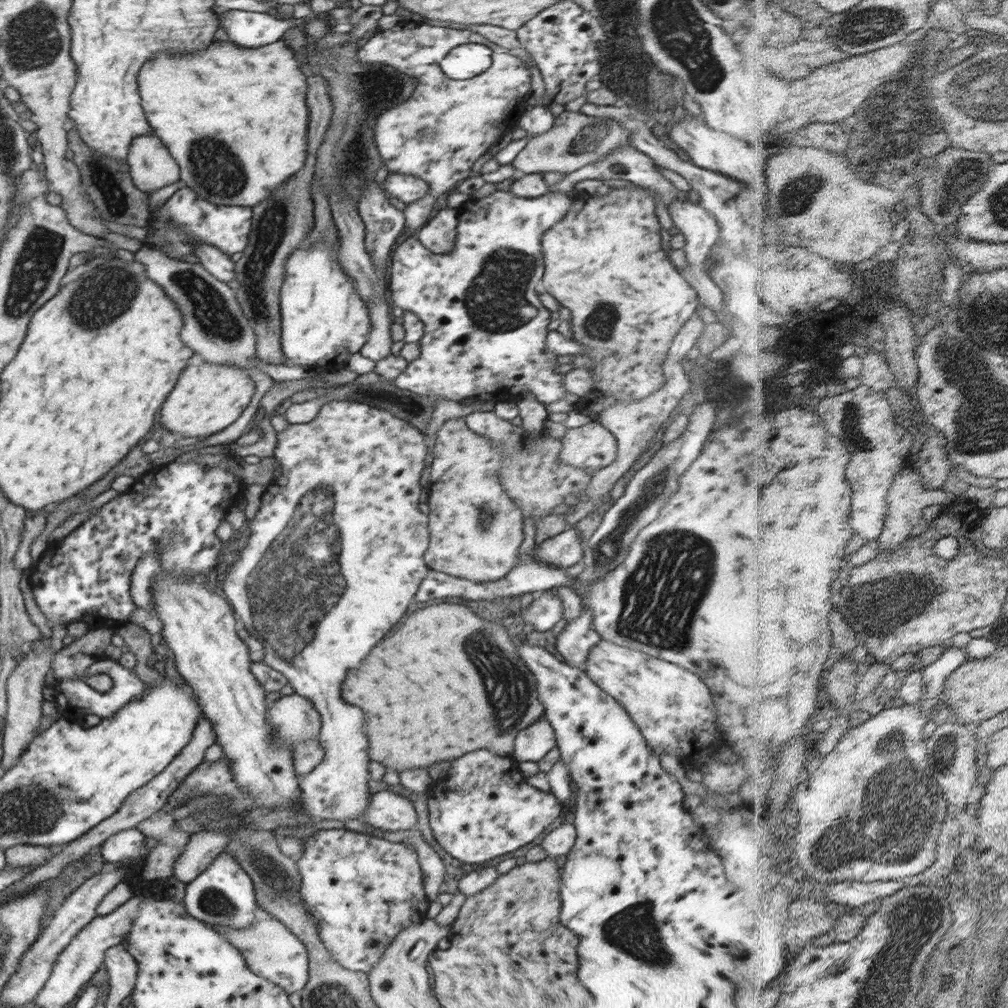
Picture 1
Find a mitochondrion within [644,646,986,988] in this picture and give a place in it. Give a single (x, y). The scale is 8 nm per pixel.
(889, 813)

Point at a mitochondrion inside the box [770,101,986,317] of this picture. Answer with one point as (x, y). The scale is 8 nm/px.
(963, 183)

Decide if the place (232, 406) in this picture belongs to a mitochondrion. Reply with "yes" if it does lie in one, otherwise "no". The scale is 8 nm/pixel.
no

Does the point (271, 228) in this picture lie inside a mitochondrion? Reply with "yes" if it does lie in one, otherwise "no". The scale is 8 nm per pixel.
yes

